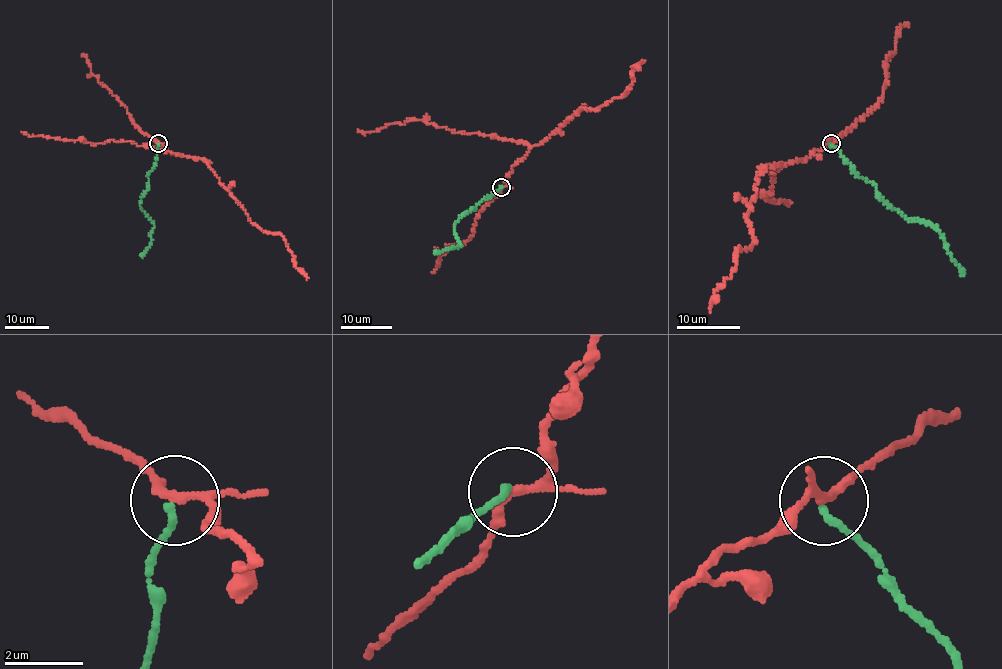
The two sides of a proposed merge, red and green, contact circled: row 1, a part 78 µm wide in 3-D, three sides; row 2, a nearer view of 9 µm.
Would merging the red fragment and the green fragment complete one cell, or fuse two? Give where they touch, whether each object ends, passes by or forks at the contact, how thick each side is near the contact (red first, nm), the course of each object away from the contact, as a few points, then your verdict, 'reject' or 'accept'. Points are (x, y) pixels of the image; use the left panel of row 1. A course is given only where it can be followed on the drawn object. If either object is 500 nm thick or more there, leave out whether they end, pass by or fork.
(158, 143) | red forks | green ends | 170/170 nm | red via (159, 143), (172, 153), (205, 161), (253, 224), (283, 237), (295, 267), (307, 280) | green via (159, 144), (155, 164), (147, 176), (148, 186), (140, 204), (153, 224), (150, 245), (142, 257) | reject

